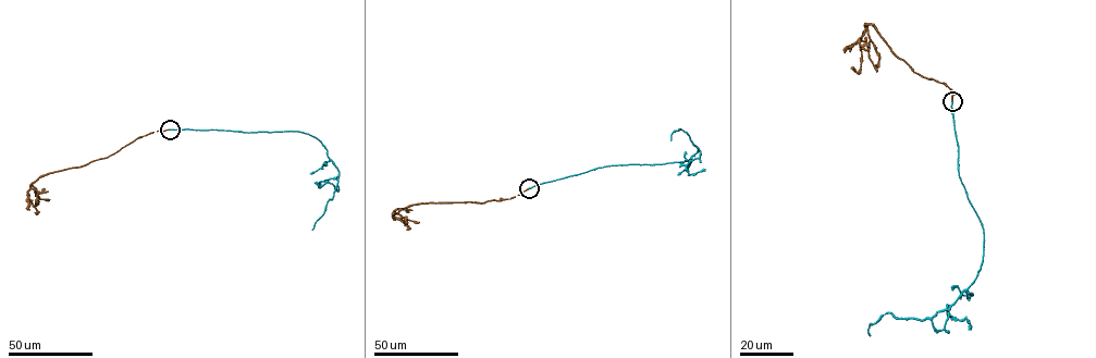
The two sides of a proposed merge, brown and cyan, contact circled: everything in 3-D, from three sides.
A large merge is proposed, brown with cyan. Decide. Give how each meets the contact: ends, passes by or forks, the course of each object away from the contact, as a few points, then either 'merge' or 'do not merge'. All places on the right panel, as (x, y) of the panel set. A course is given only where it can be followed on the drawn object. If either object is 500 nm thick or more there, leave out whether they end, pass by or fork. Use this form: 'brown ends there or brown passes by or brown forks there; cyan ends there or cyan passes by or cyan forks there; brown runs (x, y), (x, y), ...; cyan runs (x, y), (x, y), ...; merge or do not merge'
brown ends there; cyan ends there; brown runs (952, 101), (952, 89), (914, 72), (871, 23), (864, 25), (860, 45), (860, 71), (852, 68); cyan runs (952, 101), (958, 170), (983, 227), (983, 260), (948, 308), (923, 320), (883, 315), (870, 335); do not merge

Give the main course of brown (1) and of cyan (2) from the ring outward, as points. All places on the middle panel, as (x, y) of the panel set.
1: (529, 188), (512, 198), (483, 202), (397, 208), (393, 215), (406, 222), (406, 215)
2: (529, 188), (608, 165), (688, 161), (699, 150), (681, 130), (674, 131), (670, 140)

